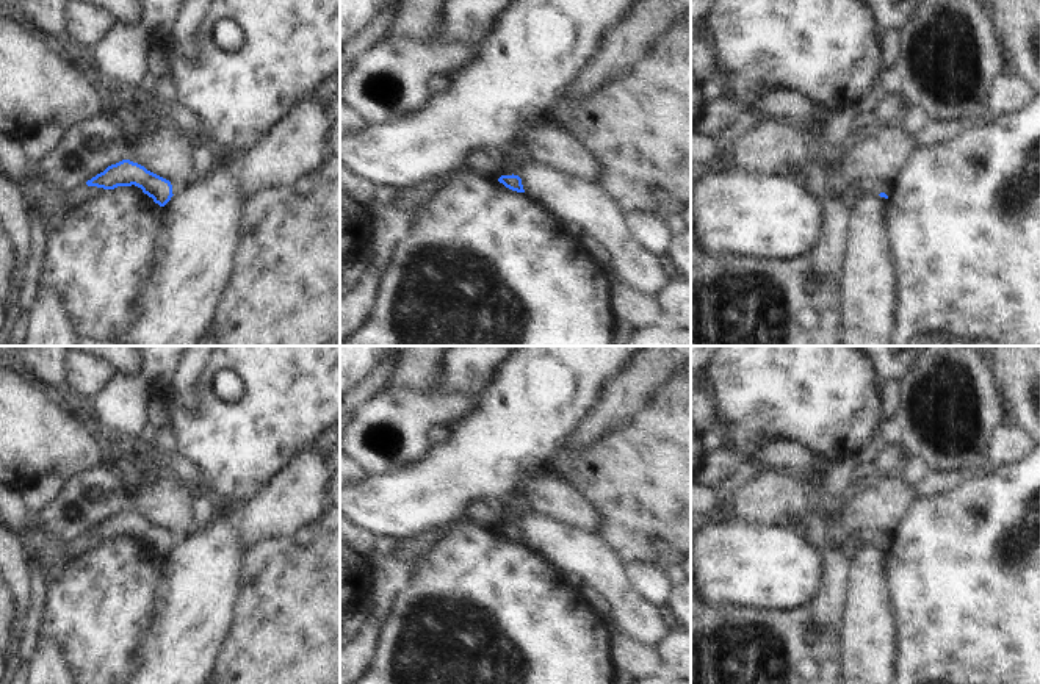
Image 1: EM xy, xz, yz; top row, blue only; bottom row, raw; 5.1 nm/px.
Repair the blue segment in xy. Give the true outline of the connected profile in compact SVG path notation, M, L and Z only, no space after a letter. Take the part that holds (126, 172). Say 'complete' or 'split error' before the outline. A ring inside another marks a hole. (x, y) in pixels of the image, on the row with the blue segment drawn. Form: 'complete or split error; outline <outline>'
complete; outline M122 160L108 166L103 172L88 180L86 185L103 189L135 185L141 188L144 194L152 197L153 202L160 207L164 207L174 196L169 180L147 171L144 166L130 160Z

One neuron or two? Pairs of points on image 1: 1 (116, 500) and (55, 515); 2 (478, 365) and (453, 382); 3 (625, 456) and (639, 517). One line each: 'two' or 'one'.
1: one
2: one
3: one

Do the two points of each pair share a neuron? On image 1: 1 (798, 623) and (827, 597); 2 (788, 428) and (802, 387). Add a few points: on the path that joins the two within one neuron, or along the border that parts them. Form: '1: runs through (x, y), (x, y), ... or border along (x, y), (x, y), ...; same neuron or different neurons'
1: border along (812, 603), (815, 623), (819, 628), (838, 628); different neurons
2: runs through (788, 418), (788, 401), (793, 396); same neuron

